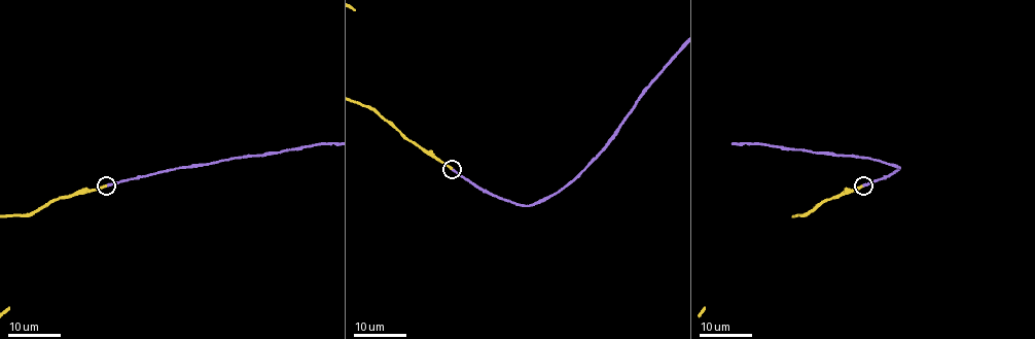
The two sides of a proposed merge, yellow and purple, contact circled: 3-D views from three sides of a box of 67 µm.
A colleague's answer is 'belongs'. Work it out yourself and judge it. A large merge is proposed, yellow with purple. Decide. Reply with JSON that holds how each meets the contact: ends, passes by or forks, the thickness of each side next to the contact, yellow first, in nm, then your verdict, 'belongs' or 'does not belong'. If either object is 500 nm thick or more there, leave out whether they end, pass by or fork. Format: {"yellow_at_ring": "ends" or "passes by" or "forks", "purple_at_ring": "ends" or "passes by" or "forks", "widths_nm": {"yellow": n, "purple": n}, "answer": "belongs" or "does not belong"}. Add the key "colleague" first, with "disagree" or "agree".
{"colleague": "agree", "yellow_at_ring": "ends", "purple_at_ring": "ends", "widths_nm": {"yellow": 220, "purple": 220}, "answer": "belongs"}

